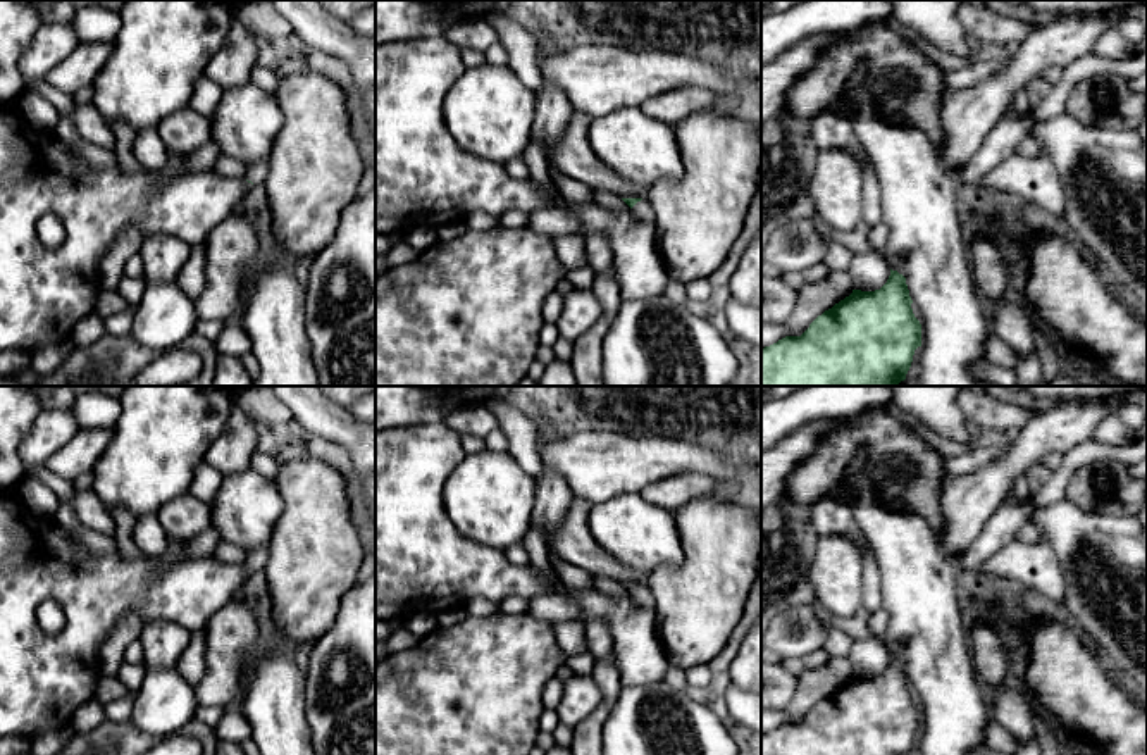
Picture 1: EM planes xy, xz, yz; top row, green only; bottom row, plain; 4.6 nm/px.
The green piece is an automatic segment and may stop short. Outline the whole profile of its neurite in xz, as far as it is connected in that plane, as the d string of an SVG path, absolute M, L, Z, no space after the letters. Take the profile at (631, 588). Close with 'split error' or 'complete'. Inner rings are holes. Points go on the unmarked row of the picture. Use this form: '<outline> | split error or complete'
M622 584L622 586L630 593L630 596L637 602L639 607L654 612L656 603L651 593L646 590L646 586L642 584Z | split error

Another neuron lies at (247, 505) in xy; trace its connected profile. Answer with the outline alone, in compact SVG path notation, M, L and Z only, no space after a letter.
M246 469L222 479L210 503L210 521L220 541L246 552L269 543L282 510L276 481Z

